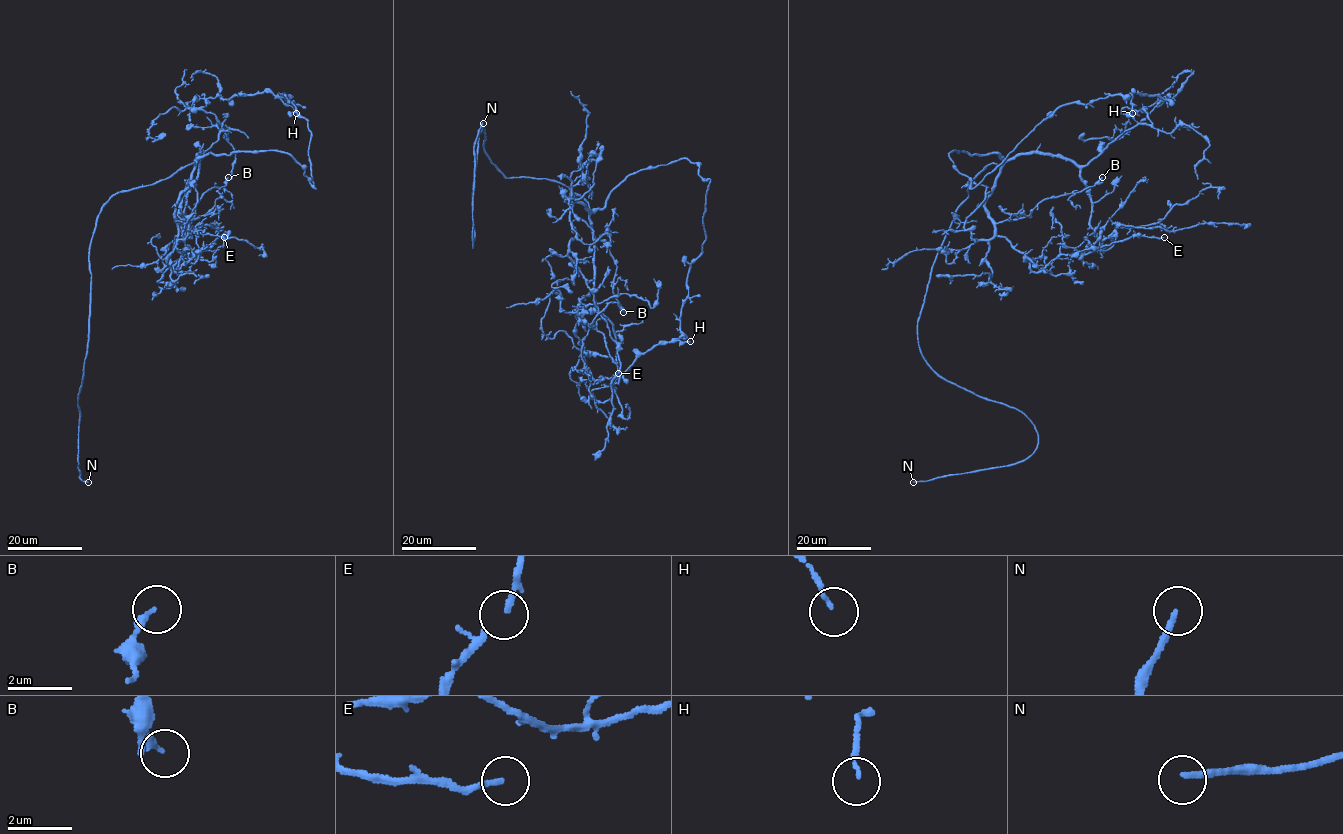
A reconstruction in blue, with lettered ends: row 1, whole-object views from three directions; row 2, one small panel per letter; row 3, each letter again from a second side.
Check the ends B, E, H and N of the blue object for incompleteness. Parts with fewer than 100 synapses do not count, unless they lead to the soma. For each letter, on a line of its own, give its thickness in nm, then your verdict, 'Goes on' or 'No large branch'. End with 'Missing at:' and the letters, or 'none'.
B: Thickness 240 nm. No large branch
E: Thickness 160 nm. No large branch
H: Thickness 120 nm. No large branch
N: Thickness 200 nm. Goes on
Missing at: N

